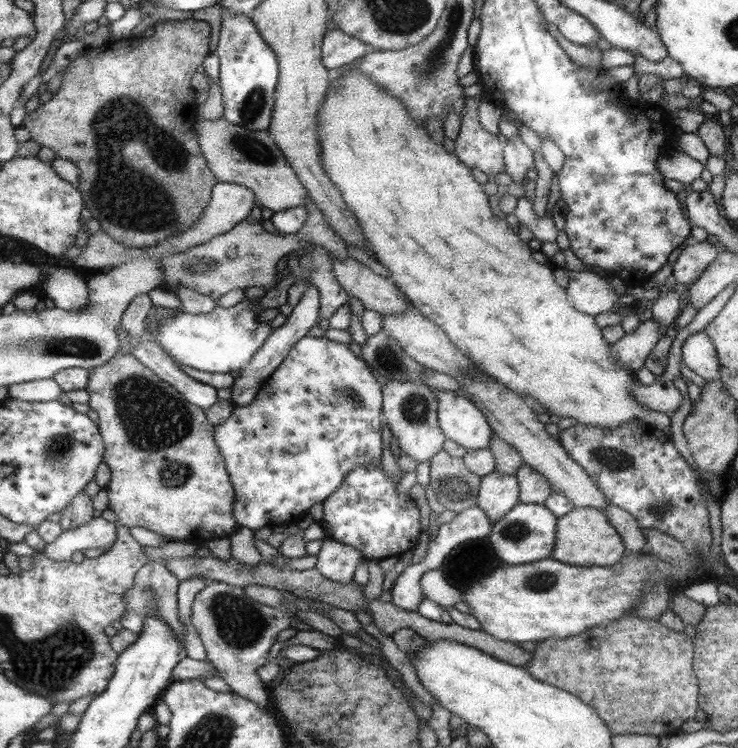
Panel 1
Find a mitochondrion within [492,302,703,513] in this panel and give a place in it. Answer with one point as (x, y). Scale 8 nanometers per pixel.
(612, 458)

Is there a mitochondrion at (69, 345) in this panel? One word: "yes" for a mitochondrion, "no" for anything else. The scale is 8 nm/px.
yes

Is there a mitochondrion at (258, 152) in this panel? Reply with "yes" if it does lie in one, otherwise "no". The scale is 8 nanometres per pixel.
yes

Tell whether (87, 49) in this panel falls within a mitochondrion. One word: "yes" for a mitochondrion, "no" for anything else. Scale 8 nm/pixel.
no

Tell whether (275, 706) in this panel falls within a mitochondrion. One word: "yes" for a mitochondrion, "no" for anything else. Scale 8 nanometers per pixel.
no

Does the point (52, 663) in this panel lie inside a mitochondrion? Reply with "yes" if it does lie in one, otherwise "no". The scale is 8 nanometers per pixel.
yes

